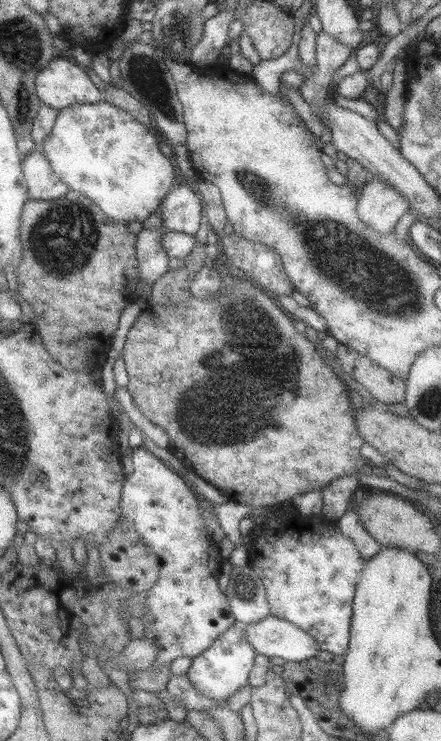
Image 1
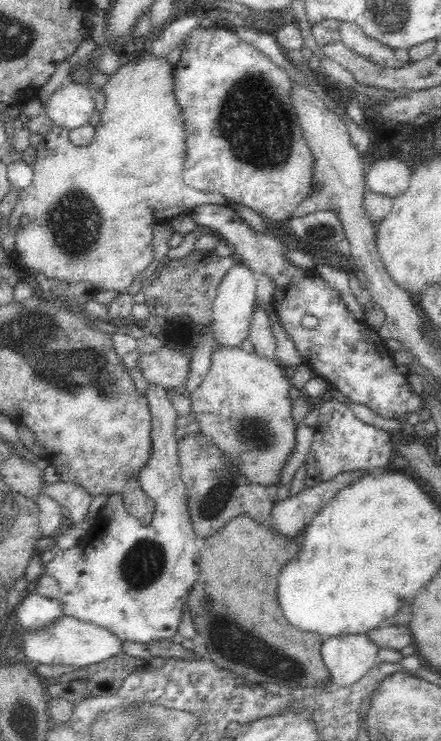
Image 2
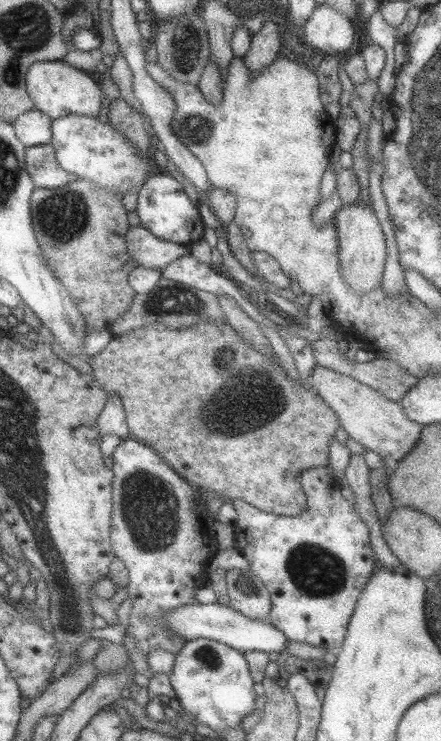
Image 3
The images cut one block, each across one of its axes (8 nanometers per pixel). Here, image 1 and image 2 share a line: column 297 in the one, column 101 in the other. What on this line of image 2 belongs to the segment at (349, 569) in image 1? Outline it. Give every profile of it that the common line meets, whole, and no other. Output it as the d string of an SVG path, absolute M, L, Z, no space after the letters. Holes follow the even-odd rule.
M148 386L147 395L151 414L151 447L146 462L139 468L135 480L142 492L153 502L152 520L144 524L125 507L122 494L109 495L106 508L93 520L88 535L72 548L55 548L56 554L44 565L44 574L58 583L60 608L65 616L94 624L112 632L120 641L152 642L172 639L178 632L187 607L189 593L198 579L201 567L200 543L196 539L190 518L186 483L181 477L176 435L176 409L161 386Z

